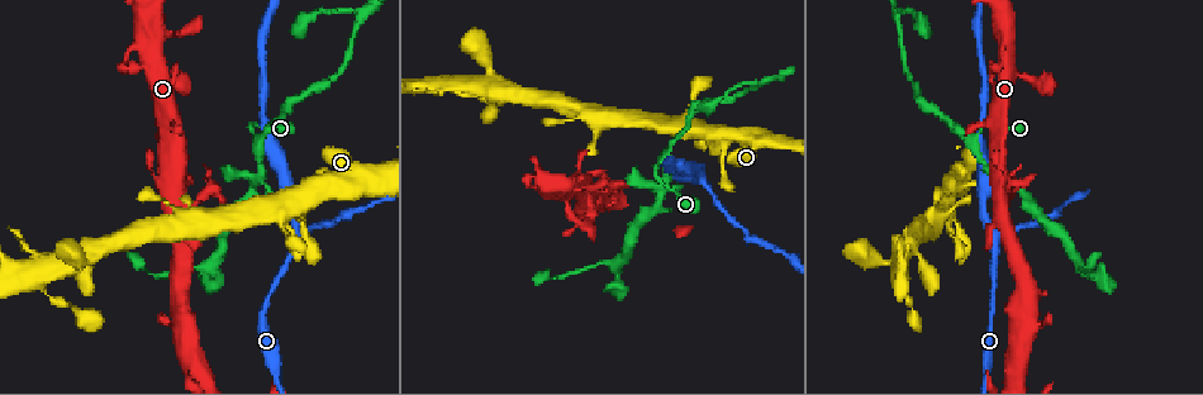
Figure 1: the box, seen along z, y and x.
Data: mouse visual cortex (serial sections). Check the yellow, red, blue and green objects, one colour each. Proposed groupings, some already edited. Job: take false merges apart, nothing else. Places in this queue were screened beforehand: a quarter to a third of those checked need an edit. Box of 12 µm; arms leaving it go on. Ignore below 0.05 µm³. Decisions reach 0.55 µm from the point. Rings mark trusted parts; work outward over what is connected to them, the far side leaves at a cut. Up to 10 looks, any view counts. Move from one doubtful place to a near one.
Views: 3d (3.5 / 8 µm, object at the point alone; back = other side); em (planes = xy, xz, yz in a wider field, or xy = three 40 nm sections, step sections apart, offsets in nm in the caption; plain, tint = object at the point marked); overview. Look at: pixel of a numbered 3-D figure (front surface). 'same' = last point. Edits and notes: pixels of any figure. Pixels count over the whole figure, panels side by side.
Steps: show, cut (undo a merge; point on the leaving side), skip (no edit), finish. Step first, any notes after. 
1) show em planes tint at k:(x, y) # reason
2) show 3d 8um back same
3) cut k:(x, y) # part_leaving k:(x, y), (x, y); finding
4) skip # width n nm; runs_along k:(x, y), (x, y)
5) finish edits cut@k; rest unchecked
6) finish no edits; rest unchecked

show 3d 8um at 1:(178, 169) # abrupt turn

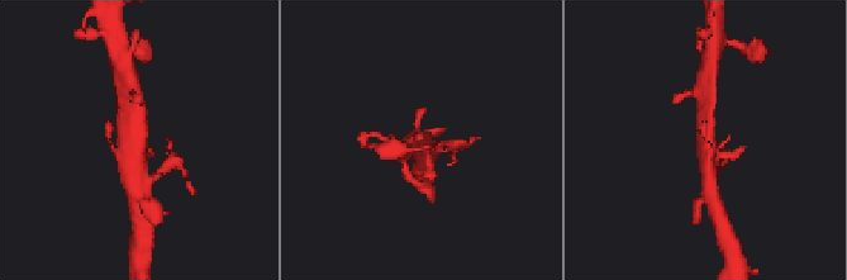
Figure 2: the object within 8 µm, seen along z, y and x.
show 3d 3.5um at 2:(136, 140)

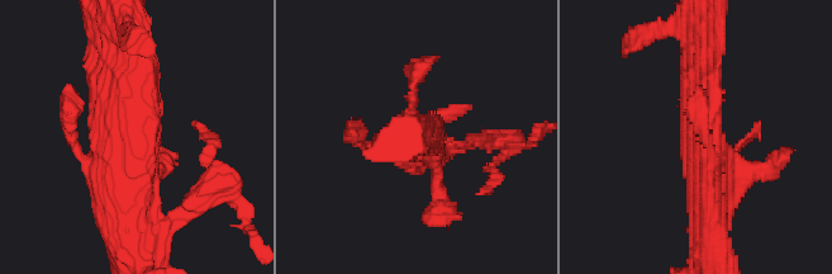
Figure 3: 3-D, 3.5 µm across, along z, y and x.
show em planes tint at 3:(136, 128) # need the tissue

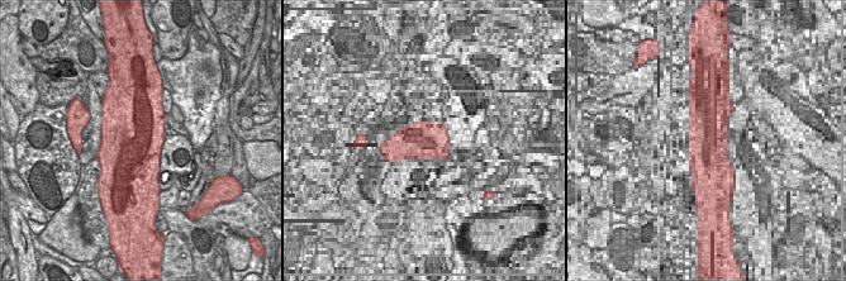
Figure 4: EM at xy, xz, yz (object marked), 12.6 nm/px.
skip # runs_along 3:(700, 42), (700, 155), (707, 217); continuous, no second cell

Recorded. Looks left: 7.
show 3d 3.5um at 1:(258, 177) # thin neck

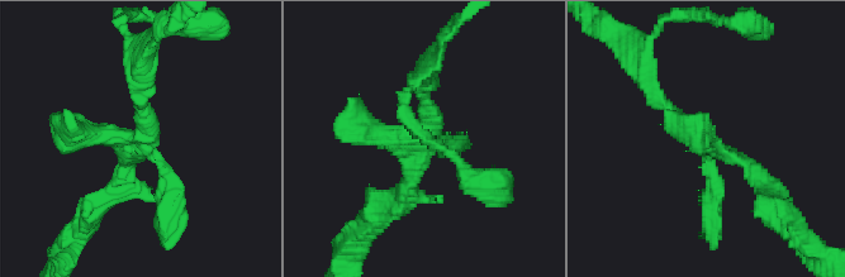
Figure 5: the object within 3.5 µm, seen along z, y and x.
show em xy step 3 tint at 5:(143, 137) # arms 4; arm_widths 200, 200, 250, 300 nm; need the tissue

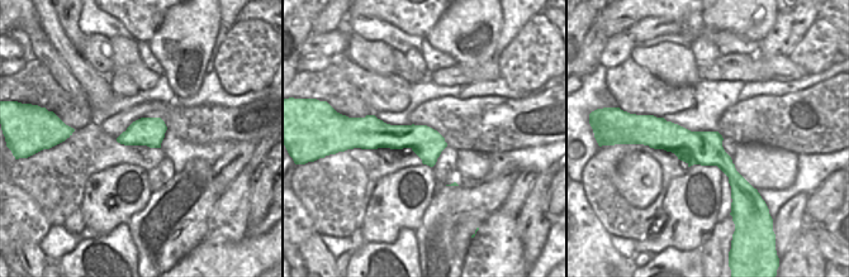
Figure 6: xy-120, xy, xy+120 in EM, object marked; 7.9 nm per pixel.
show em planes tint same

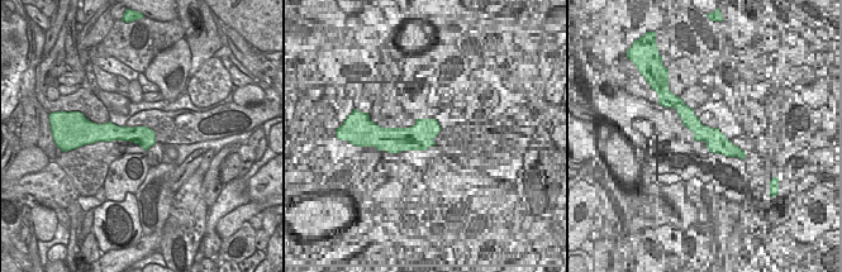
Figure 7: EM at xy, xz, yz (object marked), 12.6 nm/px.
skip # runs_along 5:(645, 70), (691, 135), (759, 178); all the same cell

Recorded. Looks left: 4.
show em xy step 1 tint at 1:(211, 265) # three-way junction

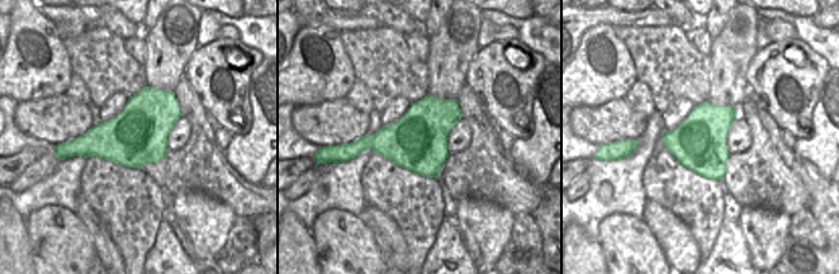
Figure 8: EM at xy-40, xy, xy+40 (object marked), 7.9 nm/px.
show 3d 3.5um same

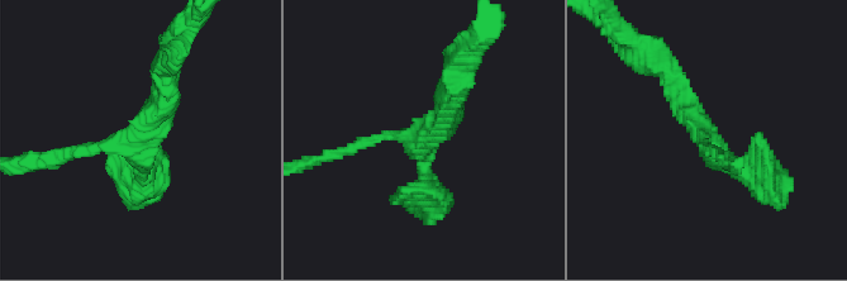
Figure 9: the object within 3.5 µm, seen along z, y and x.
skip # arms 3; runs_along 9:(667, 71), (719, 157), (769, 187); all the same cell

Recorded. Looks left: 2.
show 3d 3.5um at 1:(159, 34) # thick turns thin

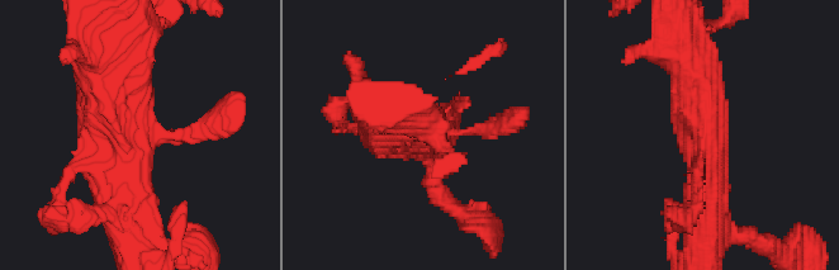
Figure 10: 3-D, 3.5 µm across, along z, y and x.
show em xy step 3 tint at 10:(143, 137)

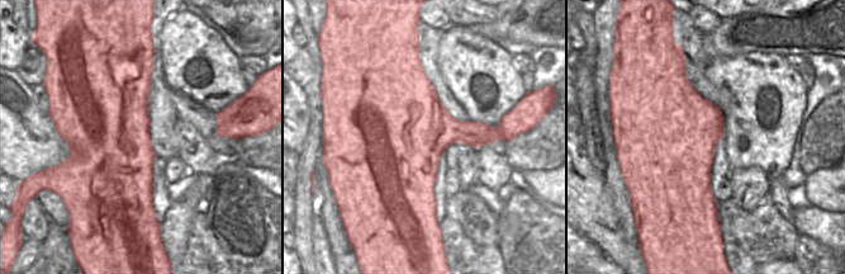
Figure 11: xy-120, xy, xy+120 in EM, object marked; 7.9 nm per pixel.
skip # runs_along 10:(132, 221), (98, 61); continuous, no second cell

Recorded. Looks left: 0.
finish no edits; rest unchecked

